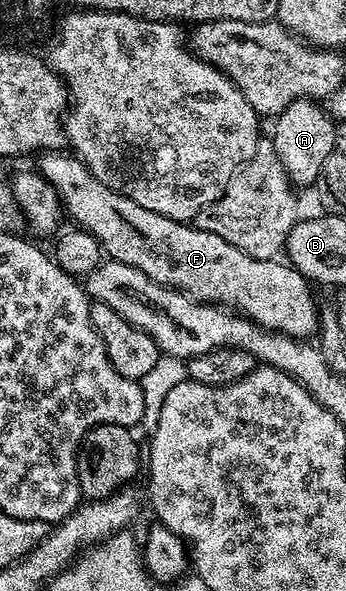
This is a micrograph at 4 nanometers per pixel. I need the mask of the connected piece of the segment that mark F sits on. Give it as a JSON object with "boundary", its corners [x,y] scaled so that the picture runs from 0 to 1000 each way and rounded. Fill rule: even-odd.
{"boundary":[[[173,254],[130,255],[113,266],[110,289],[162,318],[182,357],[194,364],[199,359],[228,384],[272,396],[321,438],[405,453],[451,481],[512,487],[564,508],[668,521],[783,562],[858,572],[916,567],[925,521],[902,496],[905,482],[841,445],[809,437],[723,437],[630,396],[445,362],[445,355],[422,355],[422,349],[399,349],[399,342],[298,313],[234,269],[185,261]]]}

